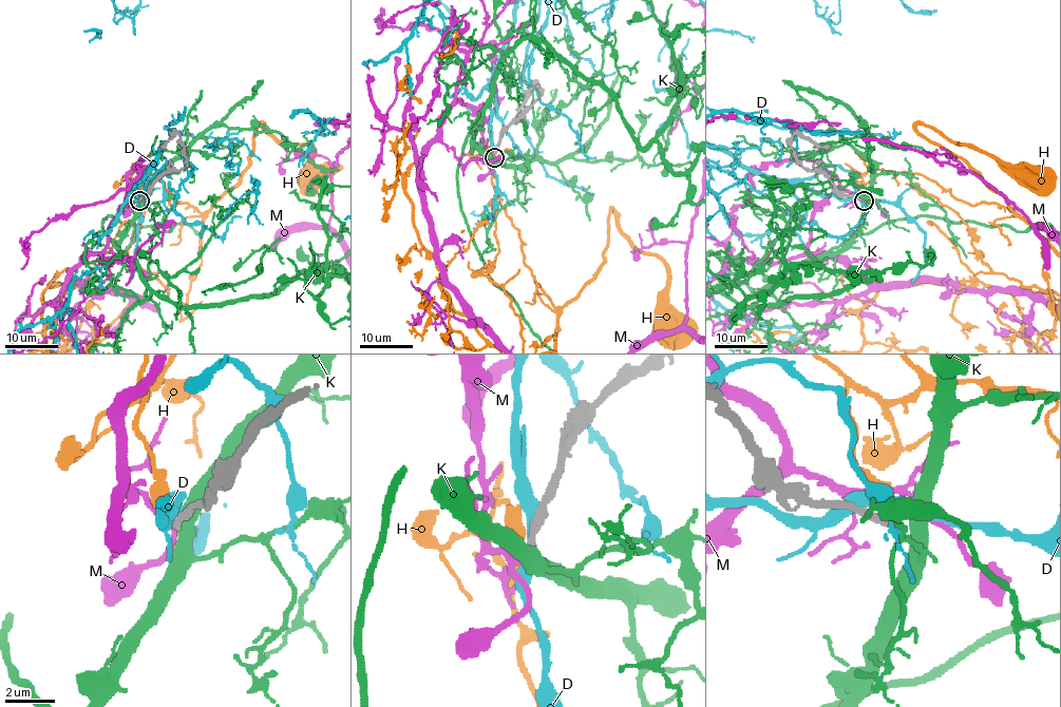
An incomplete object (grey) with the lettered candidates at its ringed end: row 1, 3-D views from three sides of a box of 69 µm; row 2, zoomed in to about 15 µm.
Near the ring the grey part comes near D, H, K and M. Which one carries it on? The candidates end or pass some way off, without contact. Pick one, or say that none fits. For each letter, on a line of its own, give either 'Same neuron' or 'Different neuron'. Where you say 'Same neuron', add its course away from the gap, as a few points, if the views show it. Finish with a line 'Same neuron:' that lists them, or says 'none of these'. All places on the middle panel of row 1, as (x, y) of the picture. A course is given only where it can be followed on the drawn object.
D: Different neuron
H: Different neuron
K: Different neuron
M: Different neuron
Same neuron: none of these

